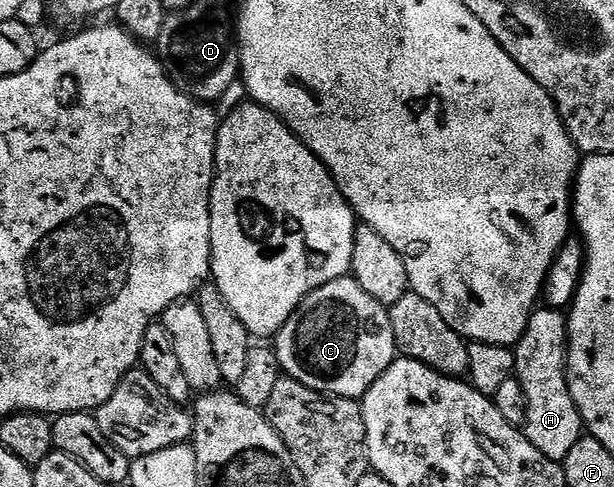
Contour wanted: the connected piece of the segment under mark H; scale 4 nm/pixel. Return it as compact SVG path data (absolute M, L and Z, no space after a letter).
M545 307L535 308L528 319L528 327L524 335L518 340L518 344L513 346L514 351L514 371L518 381L524 387L524 395L528 395L528 419L524 426L526 438L548 459L556 462L563 462L576 447L576 443L584 435L582 416L568 391L566 382L566 323L568 317L561 309L547 309Z

